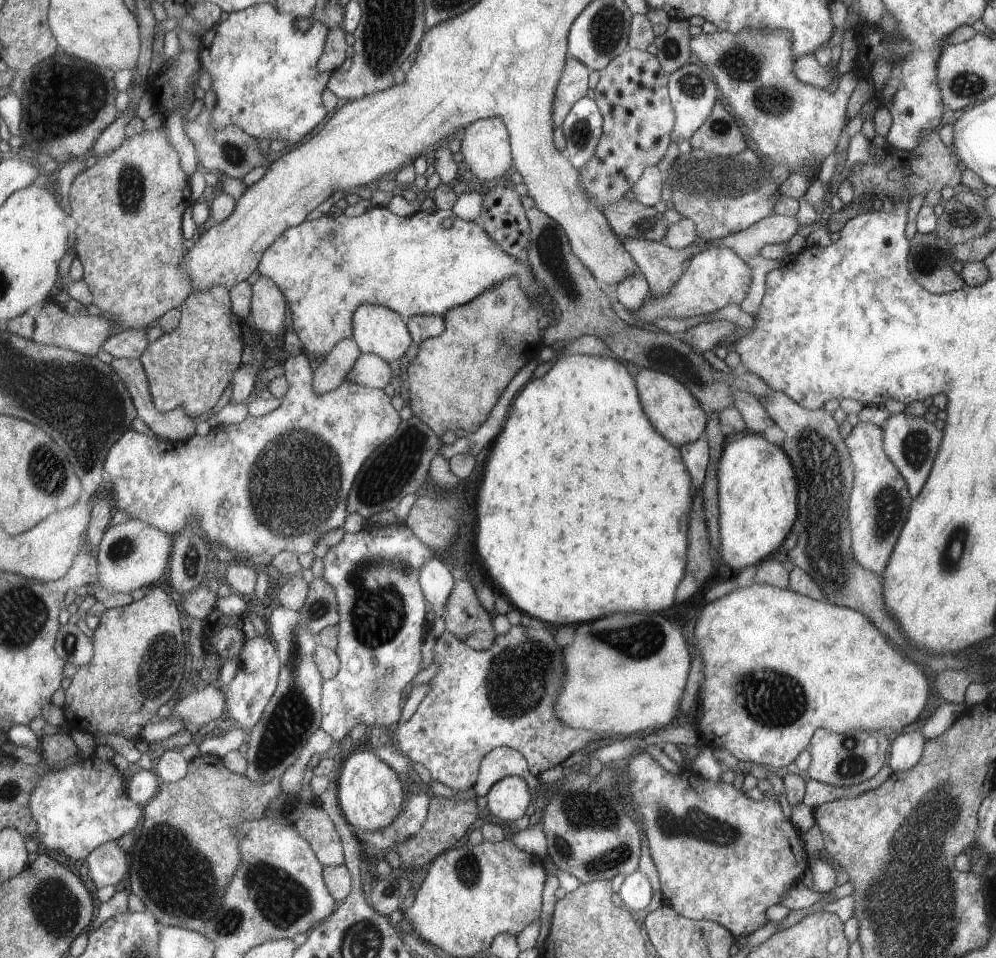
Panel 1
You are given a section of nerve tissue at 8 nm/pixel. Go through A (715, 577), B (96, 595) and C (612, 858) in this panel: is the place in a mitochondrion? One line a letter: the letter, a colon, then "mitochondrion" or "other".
A: other
B: other
C: mitochondrion

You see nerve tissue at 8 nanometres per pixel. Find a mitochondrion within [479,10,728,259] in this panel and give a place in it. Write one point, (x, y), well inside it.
(693, 85)

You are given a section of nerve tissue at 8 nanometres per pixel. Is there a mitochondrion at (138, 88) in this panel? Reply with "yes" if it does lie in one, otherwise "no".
no

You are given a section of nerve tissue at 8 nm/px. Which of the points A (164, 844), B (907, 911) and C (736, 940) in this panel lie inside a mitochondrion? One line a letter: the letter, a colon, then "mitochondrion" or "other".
A: mitochondrion
B: mitochondrion
C: other

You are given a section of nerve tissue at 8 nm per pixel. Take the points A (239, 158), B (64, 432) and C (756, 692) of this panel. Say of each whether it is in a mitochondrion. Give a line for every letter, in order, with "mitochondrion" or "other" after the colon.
A: mitochondrion
B: mitochondrion
C: mitochondrion

